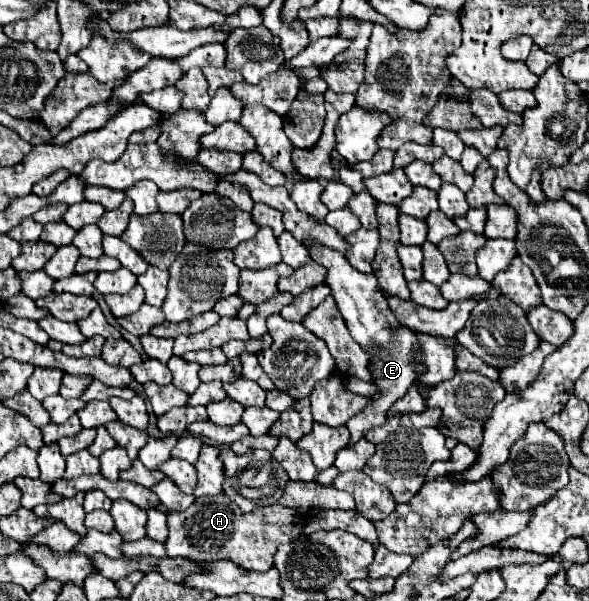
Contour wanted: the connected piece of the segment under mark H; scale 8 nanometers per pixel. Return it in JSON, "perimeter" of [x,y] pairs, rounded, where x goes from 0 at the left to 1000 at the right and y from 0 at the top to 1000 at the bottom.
{"perimeter":[[[384,822],[333,829],[329,839],[312,852],[285,852],[285,928],[323,928],[329,935],[370,935],[394,932],[418,948],[458,948],[465,935],[469,912],[482,902],[496,902],[513,885],[513,862],[503,849],[482,845],[475,839],[445,842],[431,852],[407,852],[401,839],[390,835]]]}

